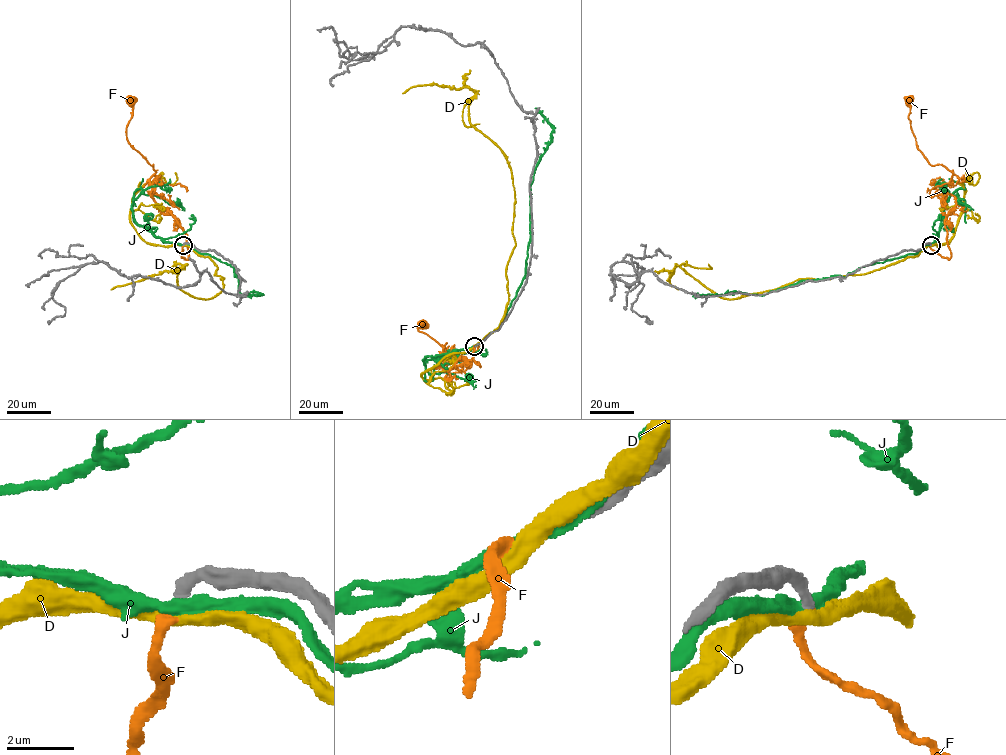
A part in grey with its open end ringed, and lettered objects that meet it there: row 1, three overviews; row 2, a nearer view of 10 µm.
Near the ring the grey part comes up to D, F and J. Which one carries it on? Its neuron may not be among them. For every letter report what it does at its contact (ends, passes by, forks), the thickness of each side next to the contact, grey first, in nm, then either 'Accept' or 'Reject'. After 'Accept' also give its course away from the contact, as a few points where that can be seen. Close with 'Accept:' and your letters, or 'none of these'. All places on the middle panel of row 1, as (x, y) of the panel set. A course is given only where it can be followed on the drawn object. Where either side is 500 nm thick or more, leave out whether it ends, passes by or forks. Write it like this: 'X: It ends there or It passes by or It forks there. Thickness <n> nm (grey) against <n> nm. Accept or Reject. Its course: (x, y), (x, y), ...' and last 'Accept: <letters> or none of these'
D: It passes by. Thickness 280 nm (grey) against 440 nm. Reject
F: It ends there. Thickness 280 nm (grey) against 360 nm. Accept. Its course: (475, 346), (472, 357), (480, 366), (466, 360), (445, 371), (444, 350), (418, 330), (422, 324)
J: It passes by. Thickness 300 nm (grey) against 360 nm. Reject
Accept: F

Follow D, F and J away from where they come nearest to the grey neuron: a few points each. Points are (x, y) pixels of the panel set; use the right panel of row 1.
D: (930, 245), (917, 255), (866, 273), (798, 279), (736, 298), (720, 297), (676, 266), (669, 281), (677, 289)
F: (930, 245), (950, 258), (945, 218), (955, 198), (945, 186), (952, 174), (931, 165), (918, 149), (909, 100)
J: (930, 245), (925, 245), (916, 254), (875, 263), (845, 276), (801, 280), (763, 295), (727, 292), (692, 296)

